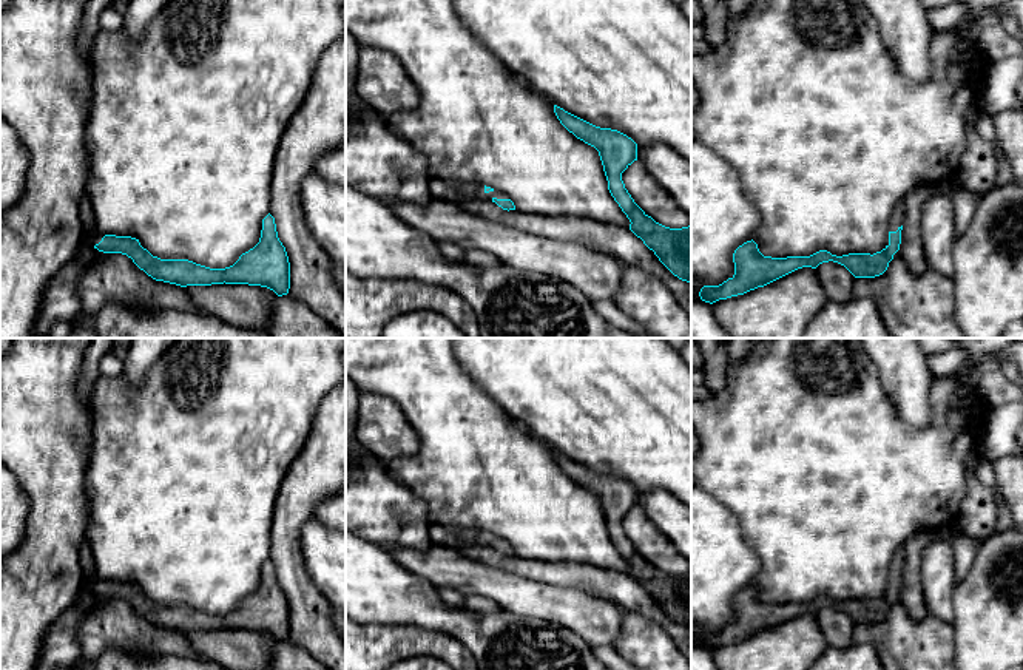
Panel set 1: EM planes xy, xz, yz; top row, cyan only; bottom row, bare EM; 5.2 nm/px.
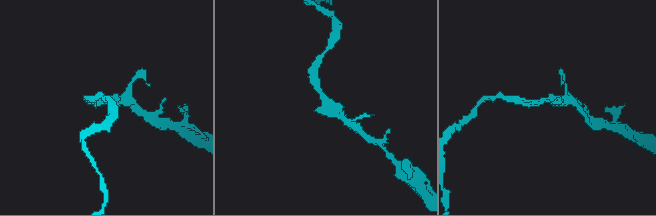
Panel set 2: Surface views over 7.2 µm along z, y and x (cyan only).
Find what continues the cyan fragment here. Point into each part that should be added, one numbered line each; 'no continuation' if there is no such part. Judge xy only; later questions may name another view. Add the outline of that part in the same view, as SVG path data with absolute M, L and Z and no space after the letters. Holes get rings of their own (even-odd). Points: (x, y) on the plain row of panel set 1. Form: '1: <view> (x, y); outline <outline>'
1: xy (90, 578); outline M85 540L82 548L80 548L80 562L82 562L82 568L83 568L83 582L93 591L99 590L102 587L103 580L100 580L96 576L93 551L91 551L91 546L89 546L88 540Z

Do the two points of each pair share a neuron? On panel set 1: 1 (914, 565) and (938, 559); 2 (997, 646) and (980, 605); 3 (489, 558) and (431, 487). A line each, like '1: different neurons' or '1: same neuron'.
1: different neurons
2: same neuron
3: different neurons

